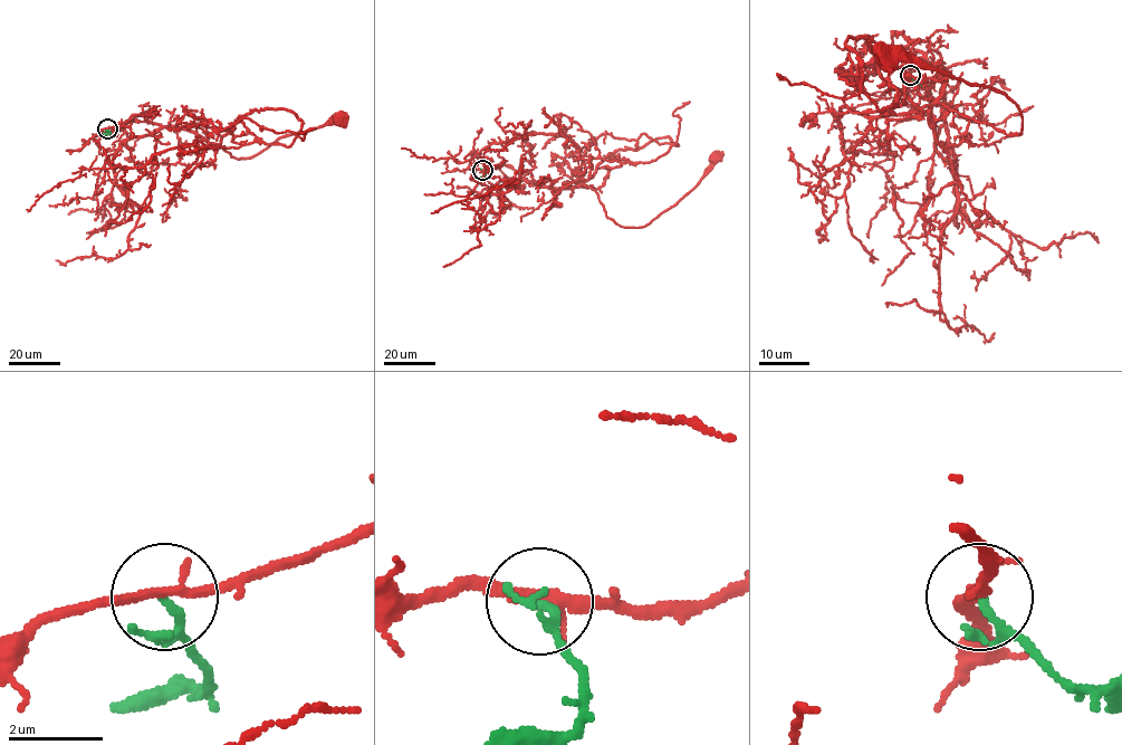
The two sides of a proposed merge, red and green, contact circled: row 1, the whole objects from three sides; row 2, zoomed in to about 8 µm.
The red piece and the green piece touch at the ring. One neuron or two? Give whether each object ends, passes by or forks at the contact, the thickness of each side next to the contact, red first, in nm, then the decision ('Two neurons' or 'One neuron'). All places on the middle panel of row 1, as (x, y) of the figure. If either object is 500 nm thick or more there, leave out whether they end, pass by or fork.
At the ring red forks. At the ring green passes by. Thickness 180 nm (red) against 120 nm. Two neurons

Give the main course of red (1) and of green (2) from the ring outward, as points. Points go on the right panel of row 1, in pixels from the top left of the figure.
1: (910, 75), (904, 48), (945, 75), (939, 101), (1020, 132), (1020, 111), (1005, 94), (882, 57)
2: (910, 75), (921, 85), (930, 85)

